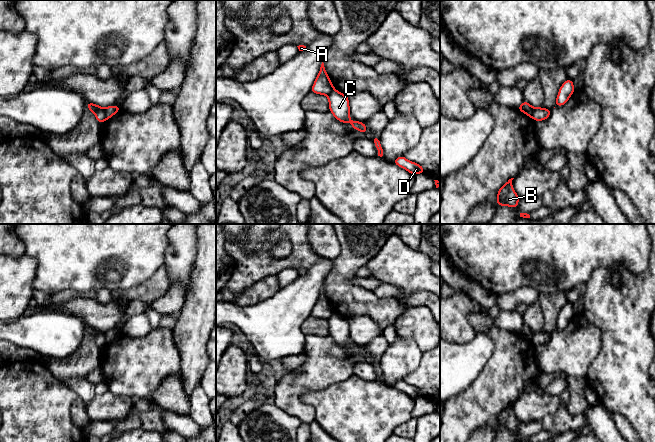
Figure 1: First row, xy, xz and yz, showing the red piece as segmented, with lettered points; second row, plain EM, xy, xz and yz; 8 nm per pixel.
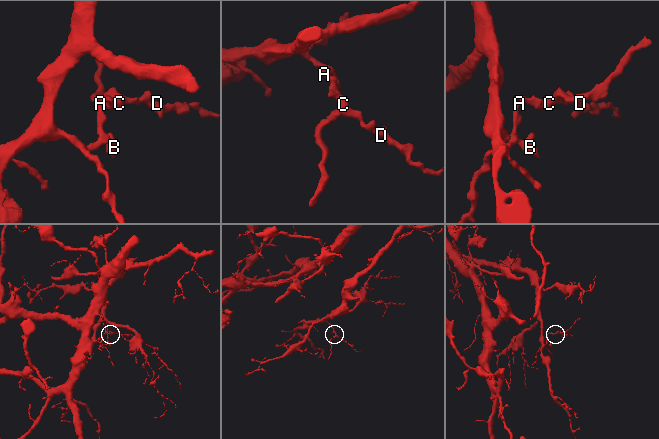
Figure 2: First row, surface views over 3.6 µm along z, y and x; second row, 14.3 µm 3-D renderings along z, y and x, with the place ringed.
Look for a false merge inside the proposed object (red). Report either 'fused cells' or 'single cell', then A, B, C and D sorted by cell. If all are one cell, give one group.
fused cells | A B / C D

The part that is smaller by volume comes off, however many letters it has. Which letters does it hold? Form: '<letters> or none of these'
C, D

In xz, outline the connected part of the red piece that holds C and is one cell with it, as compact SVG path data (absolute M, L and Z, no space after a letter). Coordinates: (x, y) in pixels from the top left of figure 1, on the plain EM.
M334 313L327 320L329 323L329 334L337 344L345 348L349 346L354 353L364 358L367 357L368 353L363 346L358 346L355 344L351 346L349 345L350 332L349 332L349 323L347 319L344 319Z

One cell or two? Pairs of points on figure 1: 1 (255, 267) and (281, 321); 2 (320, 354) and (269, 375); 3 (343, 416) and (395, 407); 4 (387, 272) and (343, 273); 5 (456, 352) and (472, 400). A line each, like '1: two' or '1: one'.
1: two
2: two
3: one
4: two
5: two

